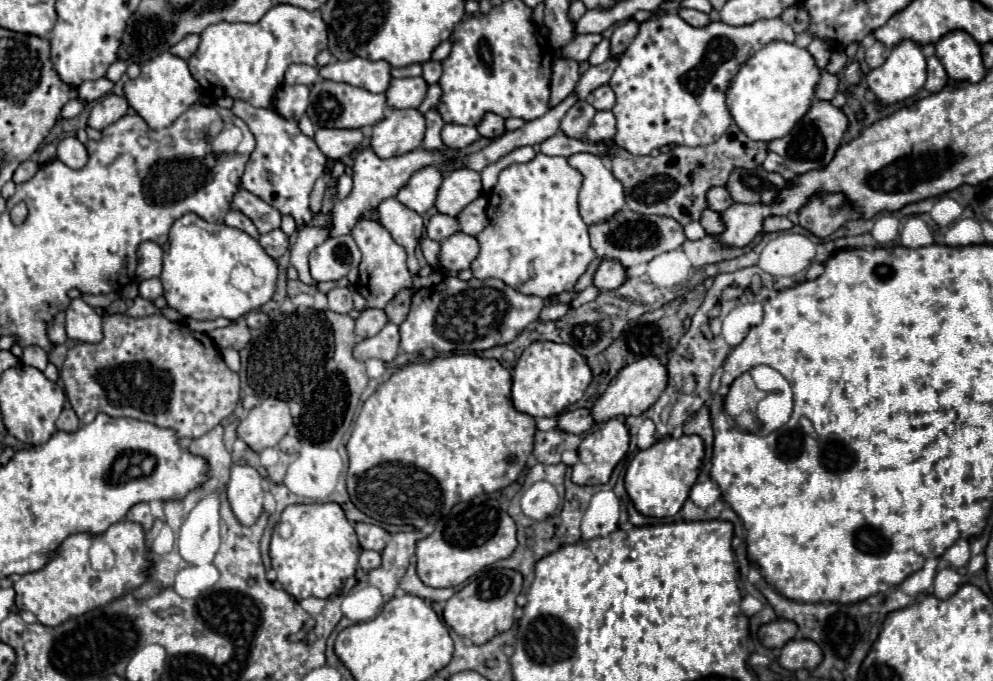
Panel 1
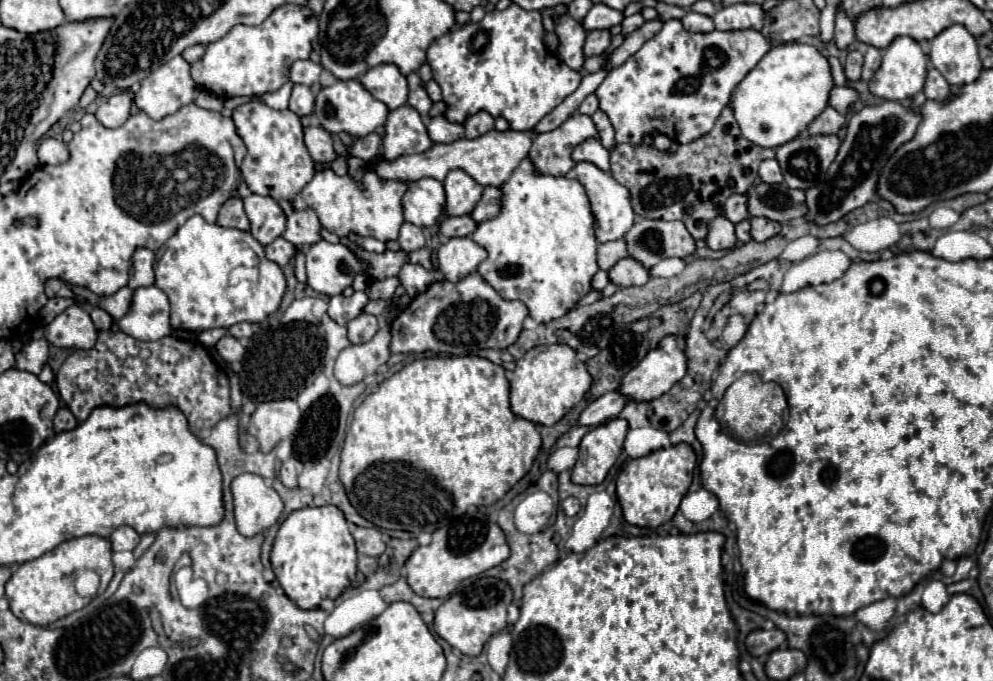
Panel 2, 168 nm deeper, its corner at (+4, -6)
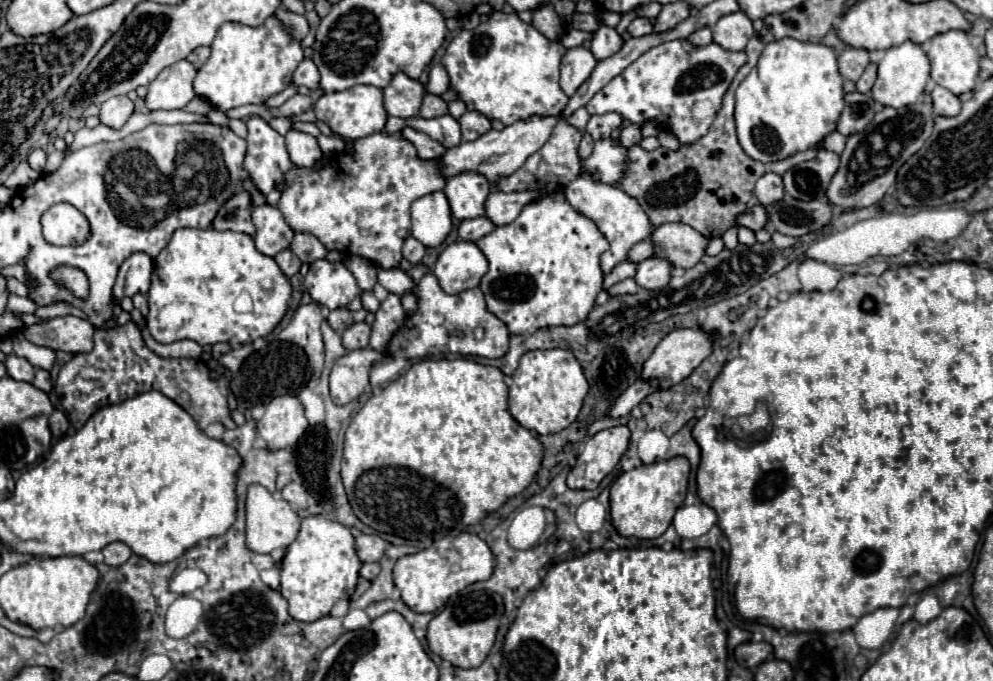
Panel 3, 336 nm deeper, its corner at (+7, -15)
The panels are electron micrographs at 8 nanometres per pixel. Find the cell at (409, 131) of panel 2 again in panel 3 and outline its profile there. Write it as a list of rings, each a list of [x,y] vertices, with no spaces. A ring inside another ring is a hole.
[[[411,127],[403,129],[403,137],[415,145],[421,159],[439,159],[447,151],[445,147],[441,147],[441,143],[437,143],[429,135],[425,135],[421,131],[415,131]]]

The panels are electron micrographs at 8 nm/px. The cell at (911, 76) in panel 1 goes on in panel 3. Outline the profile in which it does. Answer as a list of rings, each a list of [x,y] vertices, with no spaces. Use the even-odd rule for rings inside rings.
[[[905,41],[897,47],[889,47],[885,51],[885,57],[879,61],[879,77],[873,87],[873,99],[881,105],[895,109],[913,105],[925,91],[927,79],[929,79],[929,57],[921,49],[921,45],[913,41]]]

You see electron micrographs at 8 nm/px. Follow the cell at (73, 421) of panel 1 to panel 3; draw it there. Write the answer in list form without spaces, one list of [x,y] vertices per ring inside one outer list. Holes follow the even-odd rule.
[[[53,411],[51,413],[51,417],[49,417],[49,427],[51,427],[51,433],[53,433],[53,437],[63,437],[65,433],[67,433],[67,429],[69,429],[69,421],[67,421],[67,417],[65,417],[65,413],[63,411]]]

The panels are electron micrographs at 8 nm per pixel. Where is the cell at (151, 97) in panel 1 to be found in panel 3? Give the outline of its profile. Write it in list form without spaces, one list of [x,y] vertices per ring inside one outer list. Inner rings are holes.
[[[187,59],[165,67],[149,85],[145,103],[149,109],[183,109],[193,97],[193,79],[197,69]]]

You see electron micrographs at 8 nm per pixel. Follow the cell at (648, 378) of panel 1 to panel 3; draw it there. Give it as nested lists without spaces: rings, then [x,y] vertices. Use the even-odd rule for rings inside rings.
[[[701,327],[697,329],[673,329],[671,333],[667,333],[661,343],[655,347],[653,355],[645,361],[643,365],[643,377],[653,381],[659,379],[659,387],[667,389],[671,385],[681,383],[685,377],[689,377],[693,373],[693,369],[697,369],[701,365],[701,361],[705,357],[709,357],[713,351],[713,335],[703,331]]]

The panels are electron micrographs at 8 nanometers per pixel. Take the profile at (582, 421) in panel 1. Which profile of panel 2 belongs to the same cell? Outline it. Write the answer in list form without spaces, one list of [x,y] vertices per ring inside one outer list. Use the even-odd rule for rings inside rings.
[[[608,392],[600,398],[596,398],[578,418],[578,426],[600,426],[610,418],[616,418],[616,414],[624,408],[626,398],[618,392]]]

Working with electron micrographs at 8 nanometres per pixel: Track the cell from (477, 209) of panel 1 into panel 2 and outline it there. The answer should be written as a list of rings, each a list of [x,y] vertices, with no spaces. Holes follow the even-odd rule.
[[[486,186],[482,198],[476,202],[474,210],[472,210],[472,220],[476,224],[494,218],[500,212],[500,190],[496,190],[494,186]]]

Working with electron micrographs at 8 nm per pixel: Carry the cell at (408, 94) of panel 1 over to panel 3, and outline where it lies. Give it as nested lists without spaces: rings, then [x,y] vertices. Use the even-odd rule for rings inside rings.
[[[425,95],[423,105],[421,105],[421,111],[419,111],[421,117],[429,119],[429,117],[445,115],[445,113],[447,113],[447,103],[439,95]]]

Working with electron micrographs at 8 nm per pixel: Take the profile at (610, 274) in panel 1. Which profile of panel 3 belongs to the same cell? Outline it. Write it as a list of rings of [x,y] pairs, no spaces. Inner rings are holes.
[[[649,257],[639,263],[635,281],[645,289],[661,289],[669,283],[671,271],[673,271],[673,265],[667,259]]]

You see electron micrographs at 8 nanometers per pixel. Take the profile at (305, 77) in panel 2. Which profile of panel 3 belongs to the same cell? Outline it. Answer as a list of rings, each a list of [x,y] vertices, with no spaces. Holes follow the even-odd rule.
[[[303,59],[303,61],[297,65],[297,69],[295,69],[295,73],[293,73],[293,83],[295,83],[297,87],[303,85],[303,87],[307,87],[309,91],[315,91],[315,89],[319,87],[319,71],[317,71],[313,59]]]

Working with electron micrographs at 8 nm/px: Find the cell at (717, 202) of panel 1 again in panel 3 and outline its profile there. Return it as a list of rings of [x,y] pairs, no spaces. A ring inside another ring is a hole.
[[[755,205],[739,217],[739,225],[749,227],[751,231],[759,231],[759,229],[767,227],[767,223],[769,223],[769,217],[767,217],[767,209],[763,205]]]

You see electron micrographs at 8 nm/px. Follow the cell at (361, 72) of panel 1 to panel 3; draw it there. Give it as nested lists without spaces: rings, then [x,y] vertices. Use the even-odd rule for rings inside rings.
[[[397,73],[389,87],[383,89],[385,109],[393,117],[415,117],[419,115],[425,93],[425,85],[419,79],[409,79],[405,73]]]

